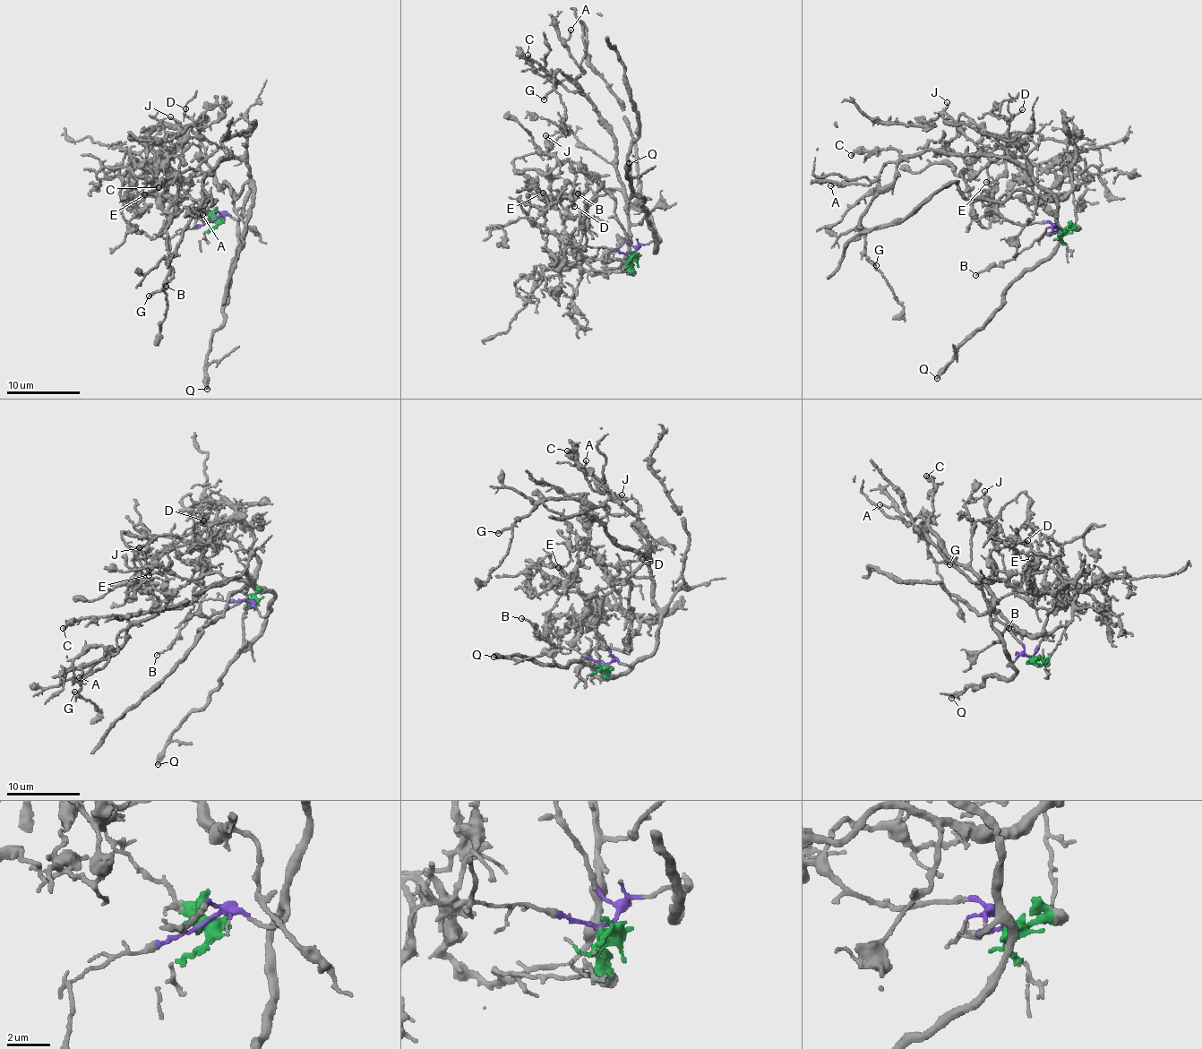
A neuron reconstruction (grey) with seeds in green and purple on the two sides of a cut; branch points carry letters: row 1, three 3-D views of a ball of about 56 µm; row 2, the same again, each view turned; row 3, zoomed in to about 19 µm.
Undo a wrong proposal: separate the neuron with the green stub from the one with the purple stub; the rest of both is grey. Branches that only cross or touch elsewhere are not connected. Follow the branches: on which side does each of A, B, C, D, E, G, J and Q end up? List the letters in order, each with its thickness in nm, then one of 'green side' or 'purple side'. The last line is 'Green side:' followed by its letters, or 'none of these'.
A: calibre 150 nm; purple side
B: calibre 100 nm; purple side
C: calibre 260 nm; purple side
D: calibre 100 nm; green side
E: calibre 150 nm; green side
G: calibre 220 nm; purple side
J: calibre 130 nm; purple side
Q: calibre 360 nm; purple side
Green side: D, E

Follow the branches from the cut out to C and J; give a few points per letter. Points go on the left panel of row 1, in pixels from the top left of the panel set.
C: (214, 219), (242, 218), (250, 189), (248, 166), (229, 152), (233, 158), (205, 172), (170, 174), (158, 188)
J: (214, 219), (243, 215), (248, 166), (203, 136), (195, 124), (184, 127), (169, 117)

